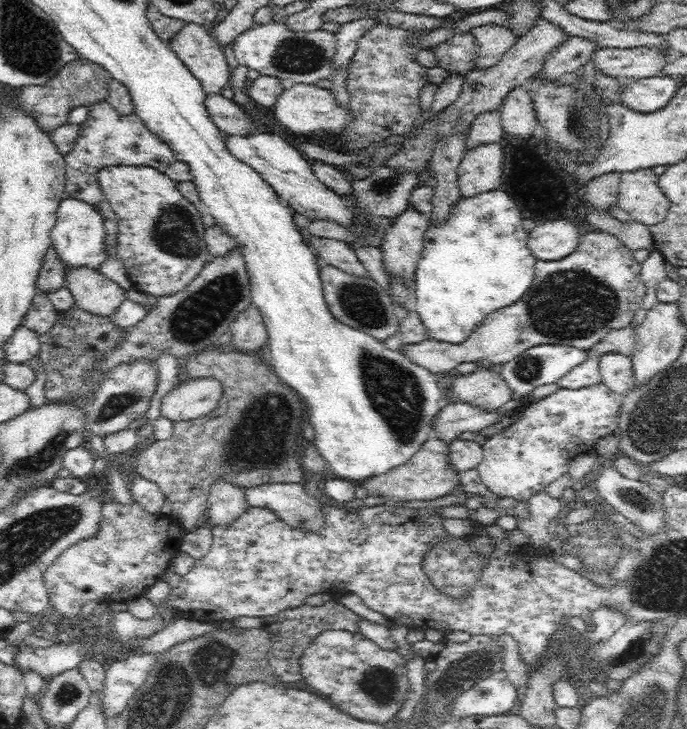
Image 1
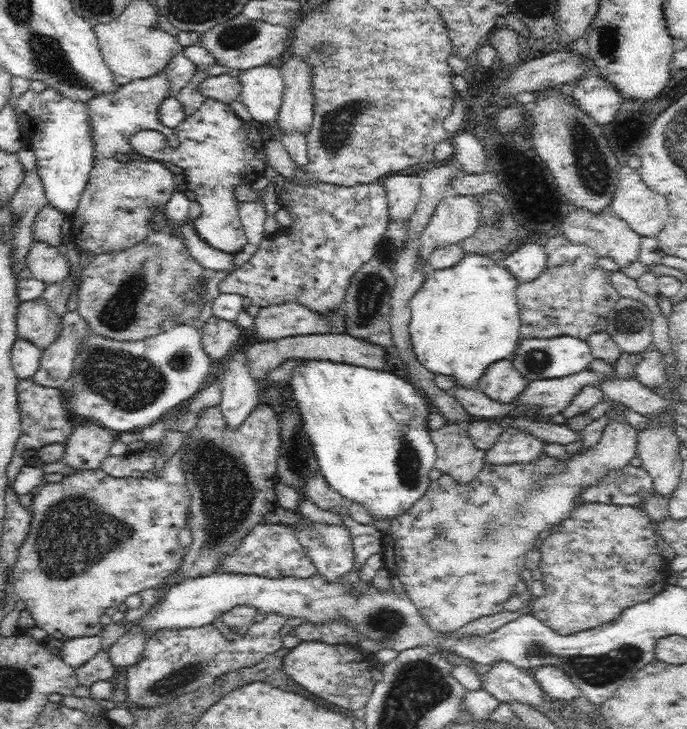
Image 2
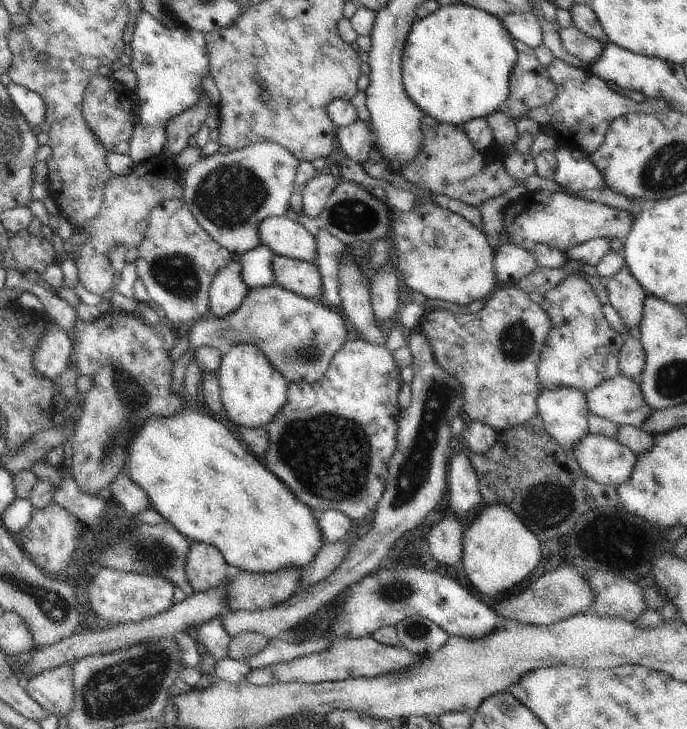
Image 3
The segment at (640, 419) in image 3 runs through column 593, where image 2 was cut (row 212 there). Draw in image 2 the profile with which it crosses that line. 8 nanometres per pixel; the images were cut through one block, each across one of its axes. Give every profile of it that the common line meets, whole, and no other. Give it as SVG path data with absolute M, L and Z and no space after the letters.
M390 174L381 181L388 197L390 222L405 222L405 224L409 224L421 195L420 182L420 174Z

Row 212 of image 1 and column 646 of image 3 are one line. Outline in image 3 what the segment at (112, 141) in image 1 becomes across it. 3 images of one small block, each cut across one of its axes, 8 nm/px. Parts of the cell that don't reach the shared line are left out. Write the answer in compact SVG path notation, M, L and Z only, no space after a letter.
M555 58L547 71L556 85L556 98L550 104L532 109L526 116L539 122L542 132L552 136L558 148L584 148L582 152L586 150L589 156L604 142L606 131L615 118L627 114L658 114L670 110L667 101L658 98L644 99L637 103L632 98L610 89L604 79L590 70L574 67L561 59Z

